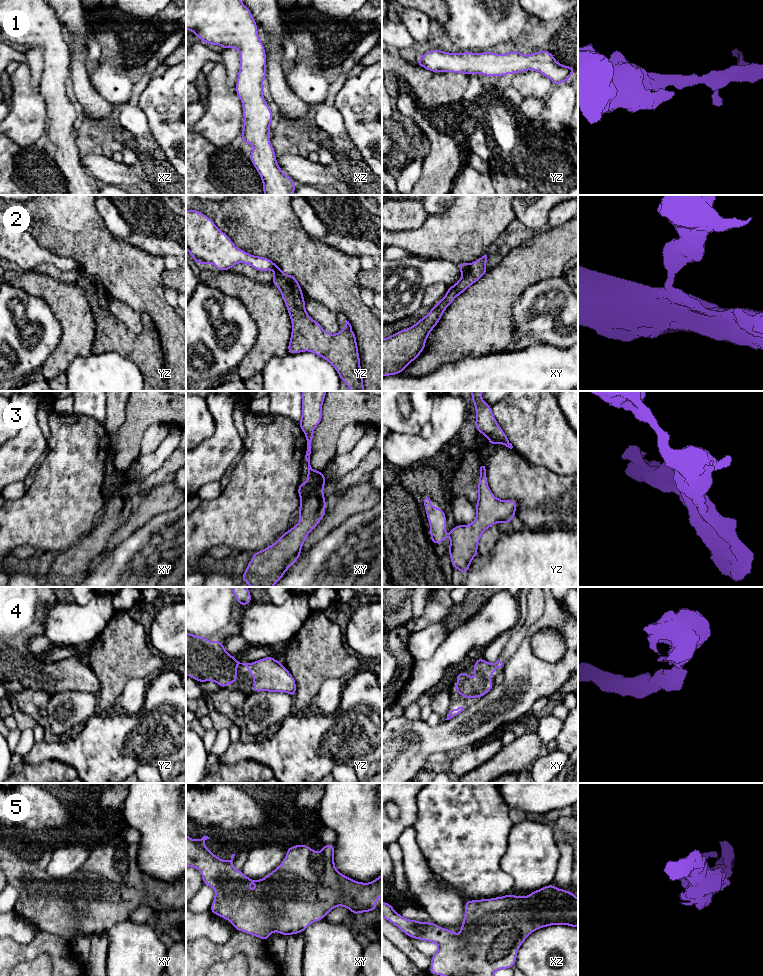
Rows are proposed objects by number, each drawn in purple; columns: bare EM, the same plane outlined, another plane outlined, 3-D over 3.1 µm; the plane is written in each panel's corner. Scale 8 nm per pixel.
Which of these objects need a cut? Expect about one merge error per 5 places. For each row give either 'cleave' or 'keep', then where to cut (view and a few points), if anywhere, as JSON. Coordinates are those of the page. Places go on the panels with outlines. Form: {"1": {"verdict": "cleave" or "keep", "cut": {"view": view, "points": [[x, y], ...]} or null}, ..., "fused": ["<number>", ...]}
{"1": {"verdict": "keep", "cut": null}, "2": {"verdict": "cleave", "cut": {"view": "xy", "points": [[470, 264], [462, 274]]}}, "3": {"verdict": "keep", "cut": null}, "4": {"verdict": "keep", "cut": null}, "5": {"verdict": "keep", "cut": null}, "fused": ["2"]}

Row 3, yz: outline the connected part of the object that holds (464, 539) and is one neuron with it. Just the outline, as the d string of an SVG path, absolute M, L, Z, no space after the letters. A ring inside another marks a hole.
M481 466L476 519L469 525L456 525L448 535L451 540L448 552L452 567L465 575L478 554L477 548L483 532L495 523L510 523L515 516L516 507L516 501L500 500L493 495L488 487L485 466Z

